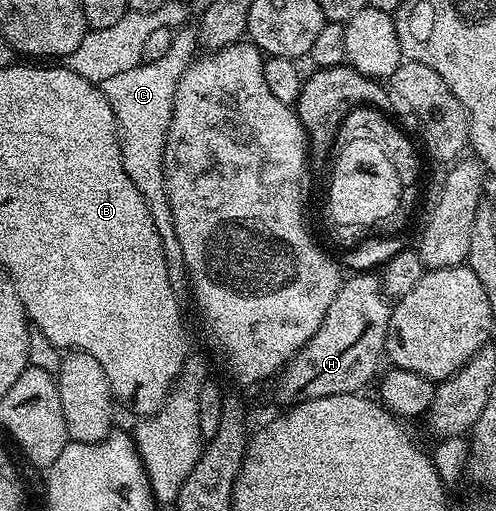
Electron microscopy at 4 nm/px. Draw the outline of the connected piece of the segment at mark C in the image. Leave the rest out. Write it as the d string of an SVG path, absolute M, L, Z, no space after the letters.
M184 25L173 34L170 50L158 61L141 62L132 69L123 70L114 77L105 79L102 90L114 117L120 134L120 152L126 177L134 181L134 189L142 193L150 217L154 217L154 229L162 241L162 253L166 257L166 273L170 275L170 285L178 293L188 287L188 271L182 261L182 245L178 245L178 233L174 233L174 213L170 213L170 201L164 180L164 146L166 133L170 129L172 116L172 94L188 64L198 55L196 27Z

